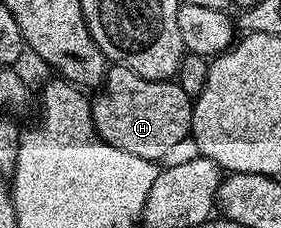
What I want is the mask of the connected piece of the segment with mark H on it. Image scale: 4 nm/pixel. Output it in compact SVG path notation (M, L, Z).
M113 64L106 69L101 92L98 98L92 99L93 120L97 135L107 144L131 152L132 155L160 163L164 154L171 153L184 138L186 141L190 137L193 128L194 99L189 98L187 92L183 92L183 88L179 88L176 80L147 80L131 72L131 68Z

